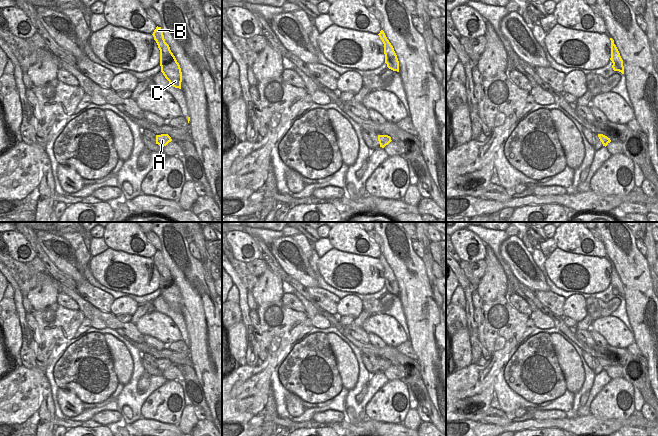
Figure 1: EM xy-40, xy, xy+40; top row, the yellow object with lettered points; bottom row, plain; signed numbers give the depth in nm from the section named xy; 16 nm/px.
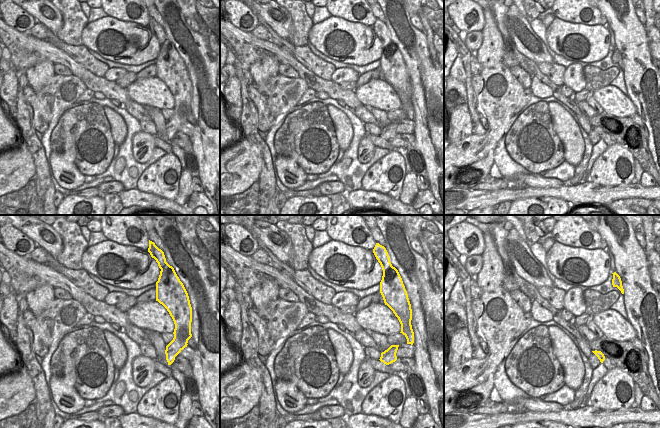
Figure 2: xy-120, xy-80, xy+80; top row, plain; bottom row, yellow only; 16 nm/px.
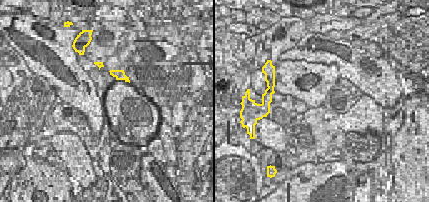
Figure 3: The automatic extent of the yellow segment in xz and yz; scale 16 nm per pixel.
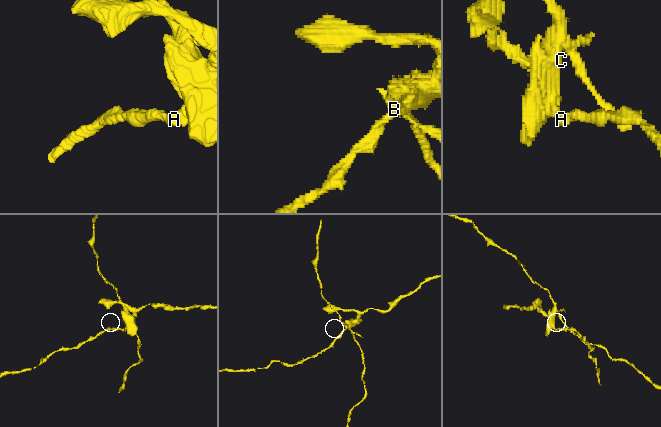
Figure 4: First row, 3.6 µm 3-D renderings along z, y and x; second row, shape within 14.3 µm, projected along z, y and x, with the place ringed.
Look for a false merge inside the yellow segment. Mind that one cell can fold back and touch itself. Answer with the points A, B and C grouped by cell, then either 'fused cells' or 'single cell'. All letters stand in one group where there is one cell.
groups A C / B; fused cells

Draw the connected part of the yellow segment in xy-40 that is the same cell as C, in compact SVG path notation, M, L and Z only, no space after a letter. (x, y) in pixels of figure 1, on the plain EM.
M173 277L166 282L162 281L160 286L161 296L169 305L169 308L175 312L181 313L182 296L179 287Z

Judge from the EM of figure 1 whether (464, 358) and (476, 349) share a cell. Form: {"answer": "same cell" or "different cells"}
{"answer": "different cells"}

